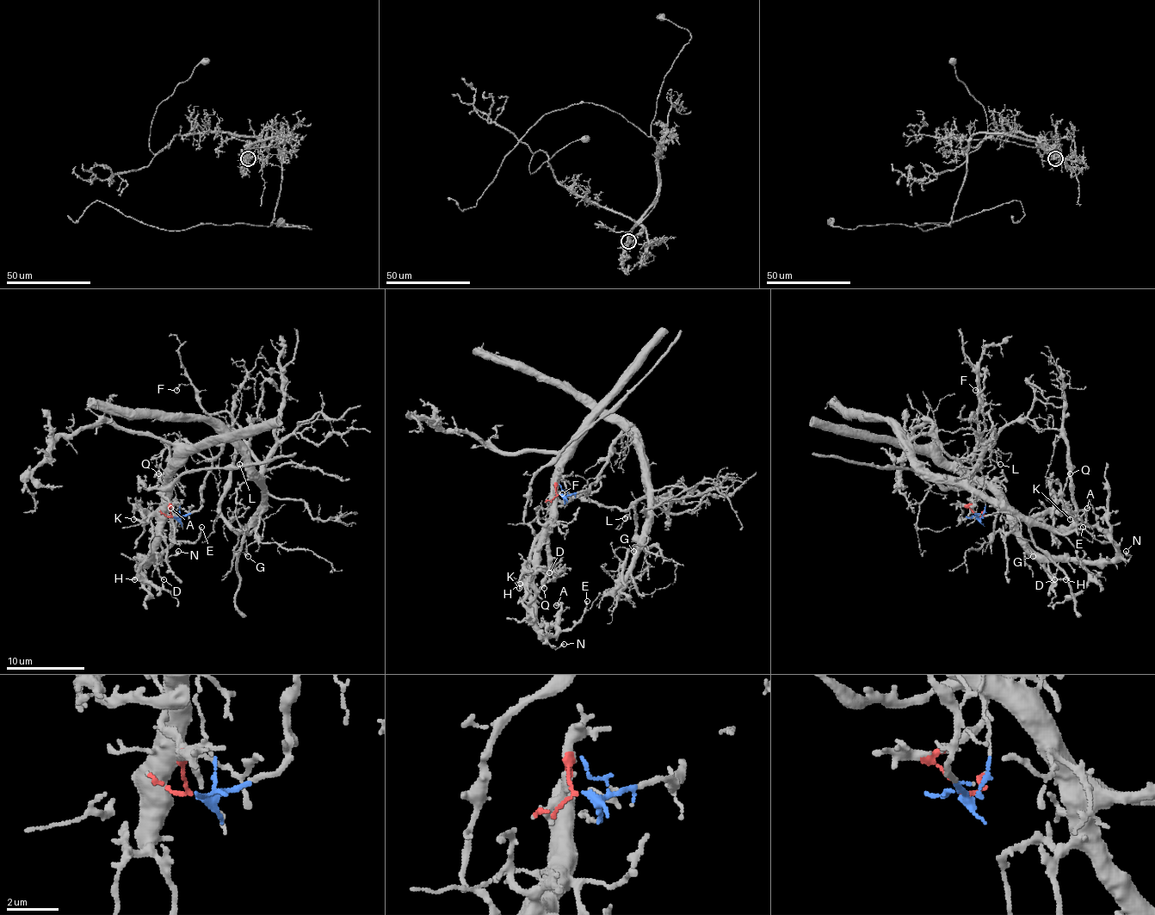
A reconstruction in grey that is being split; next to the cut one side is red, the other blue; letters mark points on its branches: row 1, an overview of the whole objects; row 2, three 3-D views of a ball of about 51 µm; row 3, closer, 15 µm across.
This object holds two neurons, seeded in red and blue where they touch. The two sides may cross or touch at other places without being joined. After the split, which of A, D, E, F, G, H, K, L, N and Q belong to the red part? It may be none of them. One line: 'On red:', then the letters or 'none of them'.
On red: A, D, E, H, K, N, Q

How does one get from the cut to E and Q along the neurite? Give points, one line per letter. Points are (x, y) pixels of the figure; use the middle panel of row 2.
E: (558, 495), (556, 487), (552, 522), (528, 589), (533, 621), (556, 635), (581, 618), (587, 601)
Q: (558, 495), (556, 487), (550, 501), (550, 579), (544, 589)

